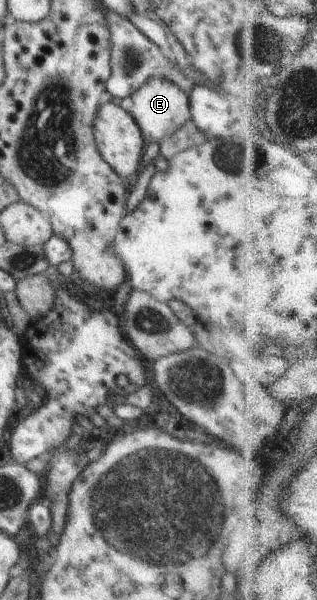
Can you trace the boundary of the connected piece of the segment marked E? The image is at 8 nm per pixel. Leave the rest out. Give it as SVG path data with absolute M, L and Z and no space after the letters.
M151 77L130 96L133 99L130 115L141 129L146 144L173 134L186 120L191 119L189 96L168 78Z

